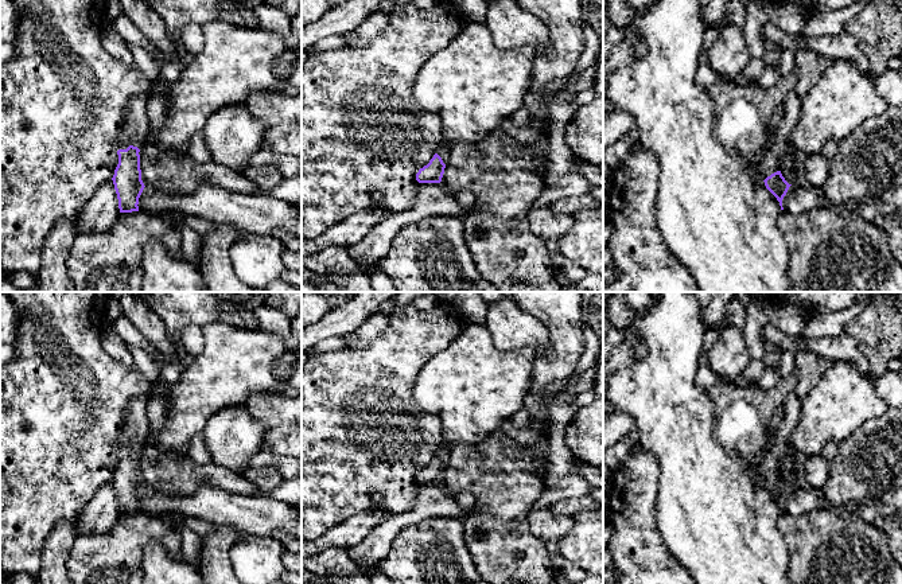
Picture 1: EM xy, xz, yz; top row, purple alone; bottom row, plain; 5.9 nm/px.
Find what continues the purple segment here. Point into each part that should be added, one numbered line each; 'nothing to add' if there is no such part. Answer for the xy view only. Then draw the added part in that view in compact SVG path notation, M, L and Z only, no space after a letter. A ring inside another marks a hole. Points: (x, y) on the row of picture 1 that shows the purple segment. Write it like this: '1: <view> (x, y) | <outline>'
1: xy (136, 127) | M153 87L148 94L136 96L128 101L124 128L117 139L118 149L127 149L129 145L140 149L149 141L147 102L149 96L156 90L158 87Z

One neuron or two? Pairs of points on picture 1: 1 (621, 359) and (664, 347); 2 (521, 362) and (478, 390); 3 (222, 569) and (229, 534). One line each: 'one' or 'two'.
1: two
2: one
3: one

